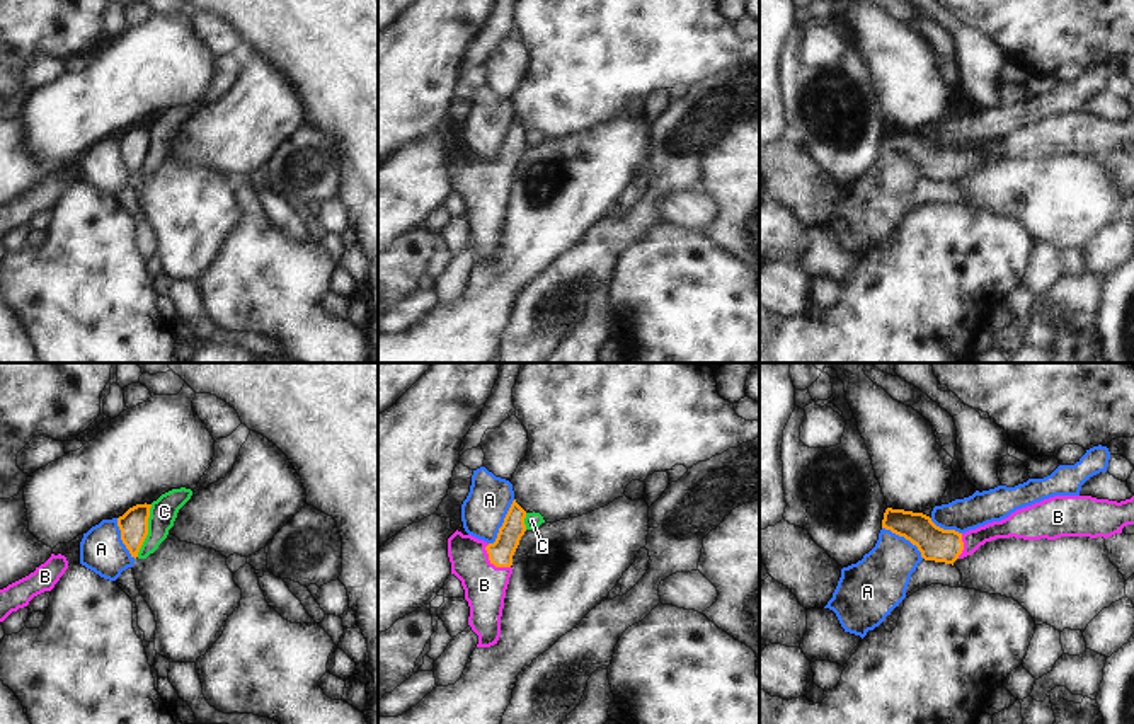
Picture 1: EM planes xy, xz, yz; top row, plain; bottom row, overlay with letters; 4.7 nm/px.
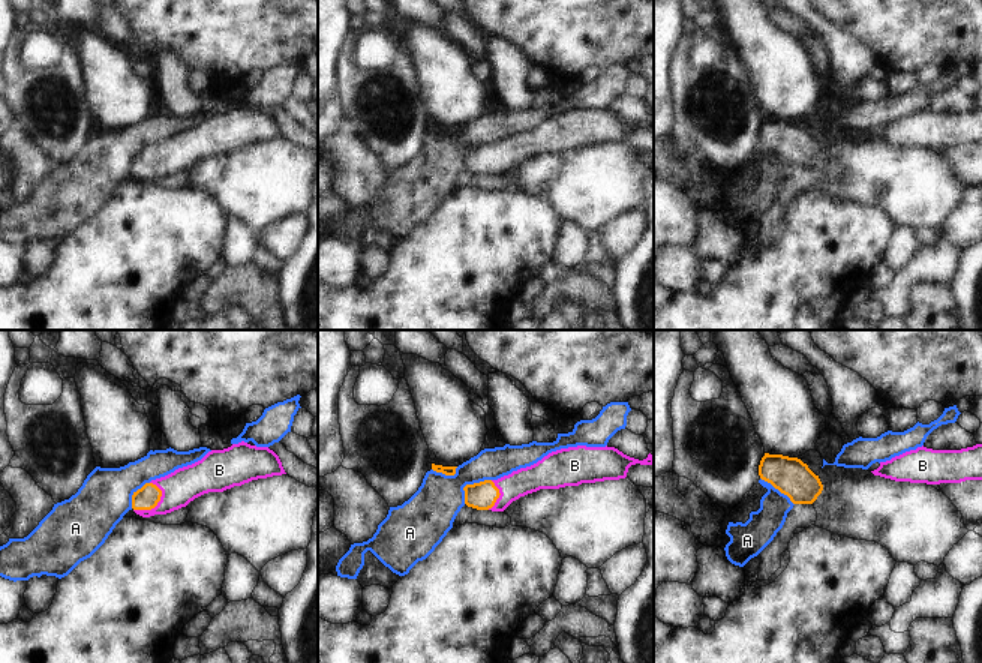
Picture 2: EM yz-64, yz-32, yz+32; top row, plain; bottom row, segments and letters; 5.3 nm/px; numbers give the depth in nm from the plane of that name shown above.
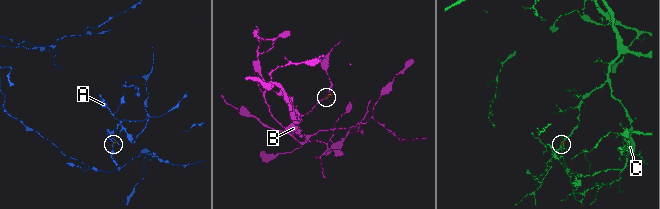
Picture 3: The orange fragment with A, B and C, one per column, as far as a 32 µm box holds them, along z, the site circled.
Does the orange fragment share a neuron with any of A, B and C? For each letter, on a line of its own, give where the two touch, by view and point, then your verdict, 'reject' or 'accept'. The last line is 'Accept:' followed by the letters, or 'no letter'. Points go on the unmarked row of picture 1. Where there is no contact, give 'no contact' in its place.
A: xz (503, 142) | reject
B: xz (494, 183) | accept
C: xy (147, 149) | reject
Accept: B

